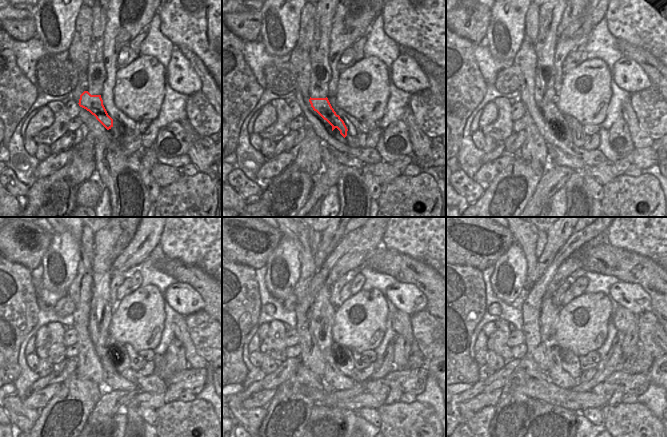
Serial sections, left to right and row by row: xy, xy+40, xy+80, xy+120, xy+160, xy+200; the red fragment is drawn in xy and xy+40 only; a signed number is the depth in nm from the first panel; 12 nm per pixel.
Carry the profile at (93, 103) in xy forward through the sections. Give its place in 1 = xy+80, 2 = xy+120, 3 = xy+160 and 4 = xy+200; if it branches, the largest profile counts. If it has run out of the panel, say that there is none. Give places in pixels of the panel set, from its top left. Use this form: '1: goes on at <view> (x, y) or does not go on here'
1: goes on at xy+80 (550, 110)
2: goes on at xy+120 (121, 361)
3: goes on at xy+160 (345, 361)
4: goes on at xy+200 (570, 362)

